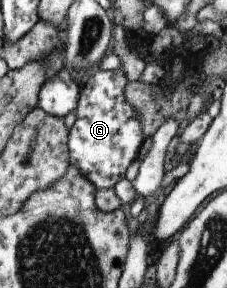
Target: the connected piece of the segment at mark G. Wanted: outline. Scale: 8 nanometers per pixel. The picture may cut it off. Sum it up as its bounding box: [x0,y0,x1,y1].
[68,68,143,189]

